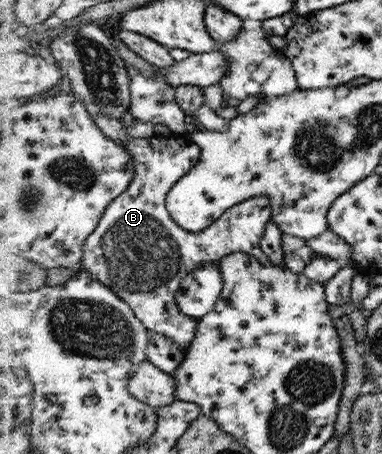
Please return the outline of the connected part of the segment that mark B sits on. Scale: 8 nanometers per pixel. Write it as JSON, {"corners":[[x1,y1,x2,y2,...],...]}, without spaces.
{"corners":[[102,113,93,119,103,133,113,141,123,143,134,154,137,176,126,194,108,207,98,230,87,238,84,267,129,303,154,333,171,337,187,352,198,334,200,321,187,315,179,306,178,292,182,290,183,280,199,268,219,266,223,259,237,251,247,251,264,265,273,266,267,253,259,247,272,221,273,204,259,195,227,209,227,213,207,229,188,231,170,213,168,199,179,181,202,159,202,148,194,140,193,133,137,139,119,119]]}

